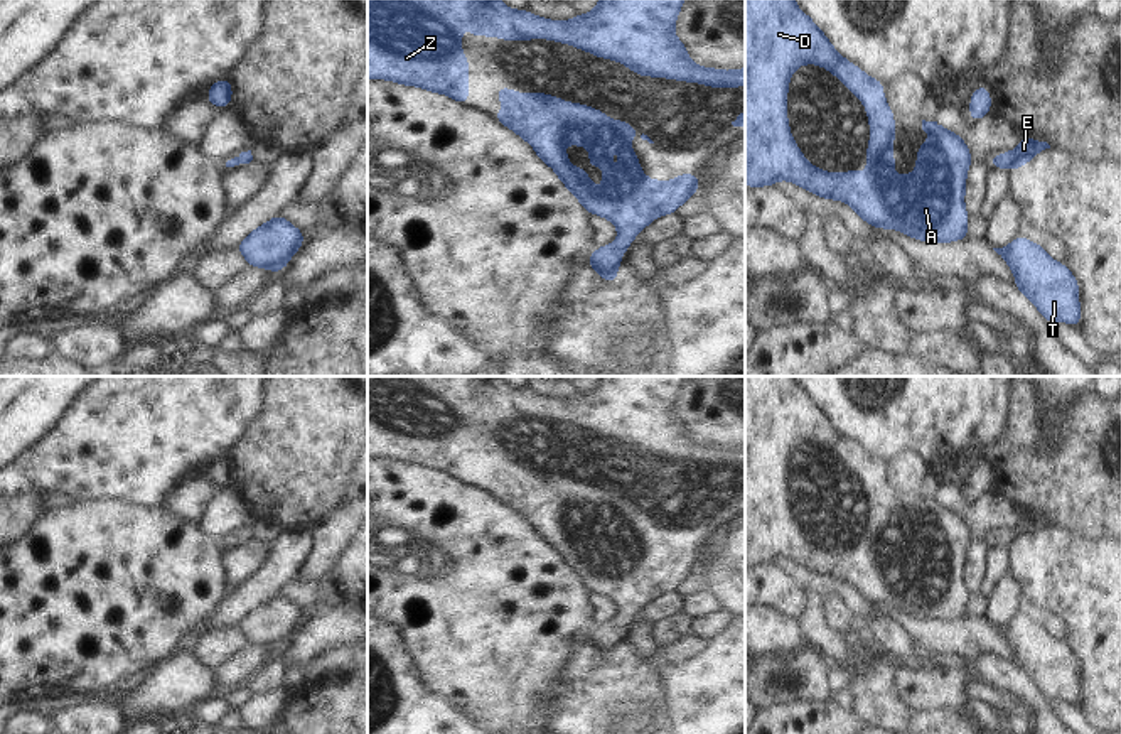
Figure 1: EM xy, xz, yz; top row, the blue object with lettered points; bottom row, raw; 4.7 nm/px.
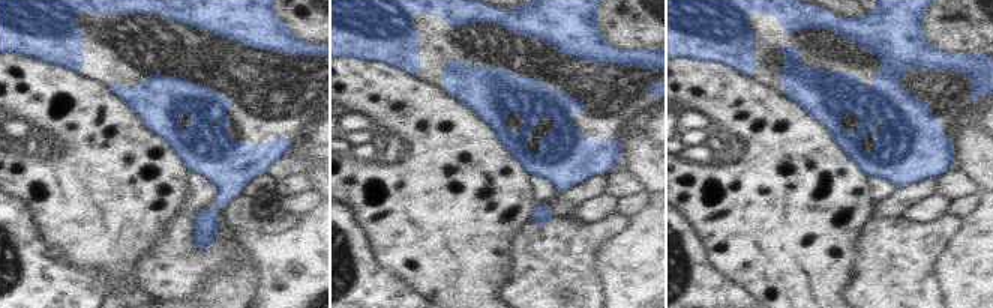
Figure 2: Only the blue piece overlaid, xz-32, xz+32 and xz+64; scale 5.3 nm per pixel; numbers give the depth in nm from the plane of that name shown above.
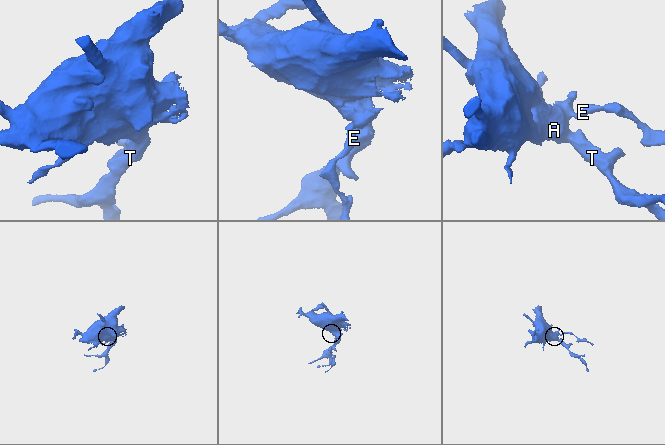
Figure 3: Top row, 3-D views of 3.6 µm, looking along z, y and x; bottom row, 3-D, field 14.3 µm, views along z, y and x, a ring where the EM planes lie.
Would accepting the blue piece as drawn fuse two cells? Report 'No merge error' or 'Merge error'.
No merge error

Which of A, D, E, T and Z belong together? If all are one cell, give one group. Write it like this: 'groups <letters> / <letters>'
groups A D E T Z

